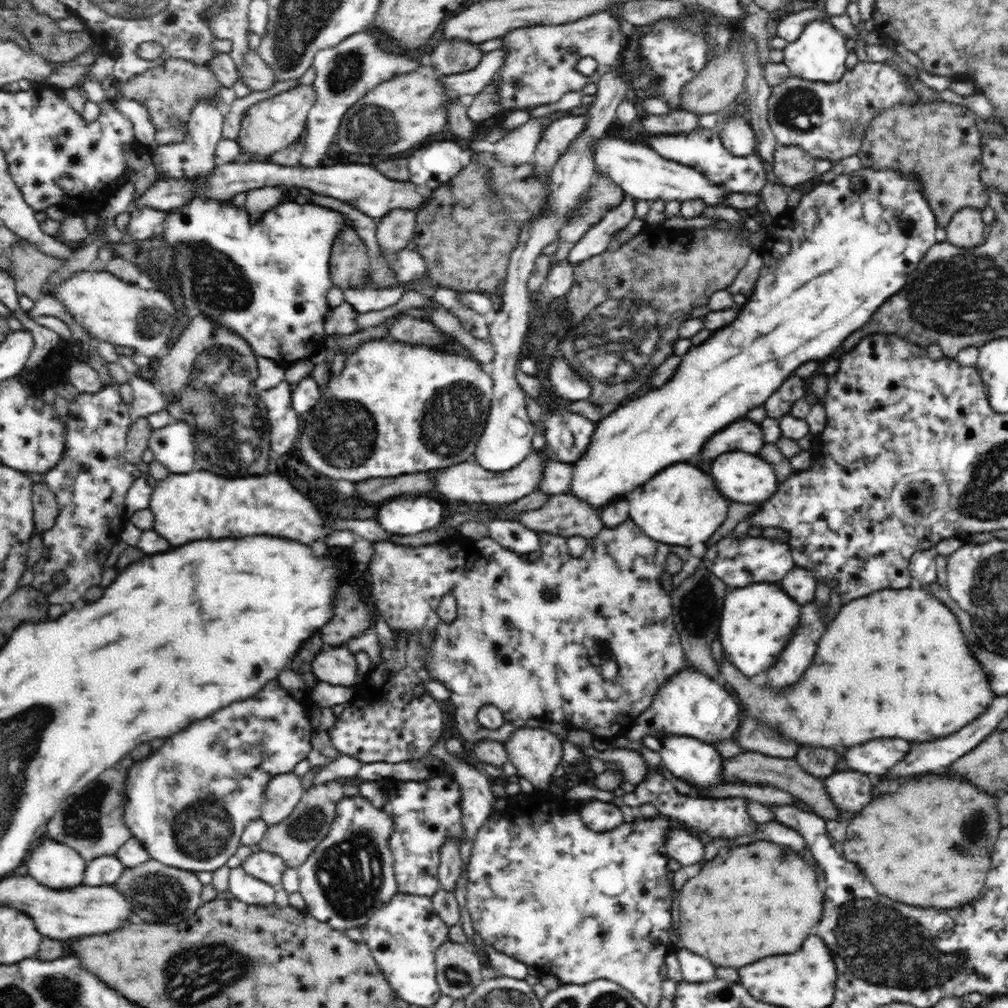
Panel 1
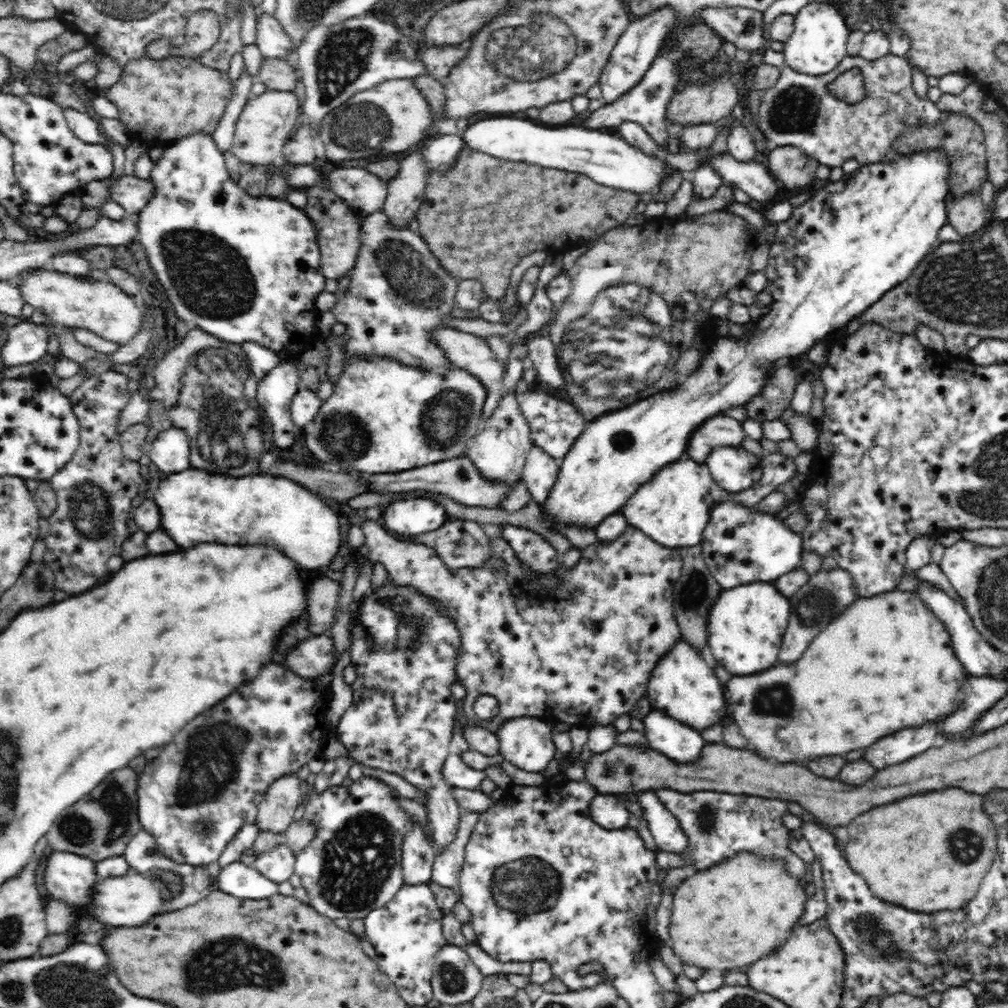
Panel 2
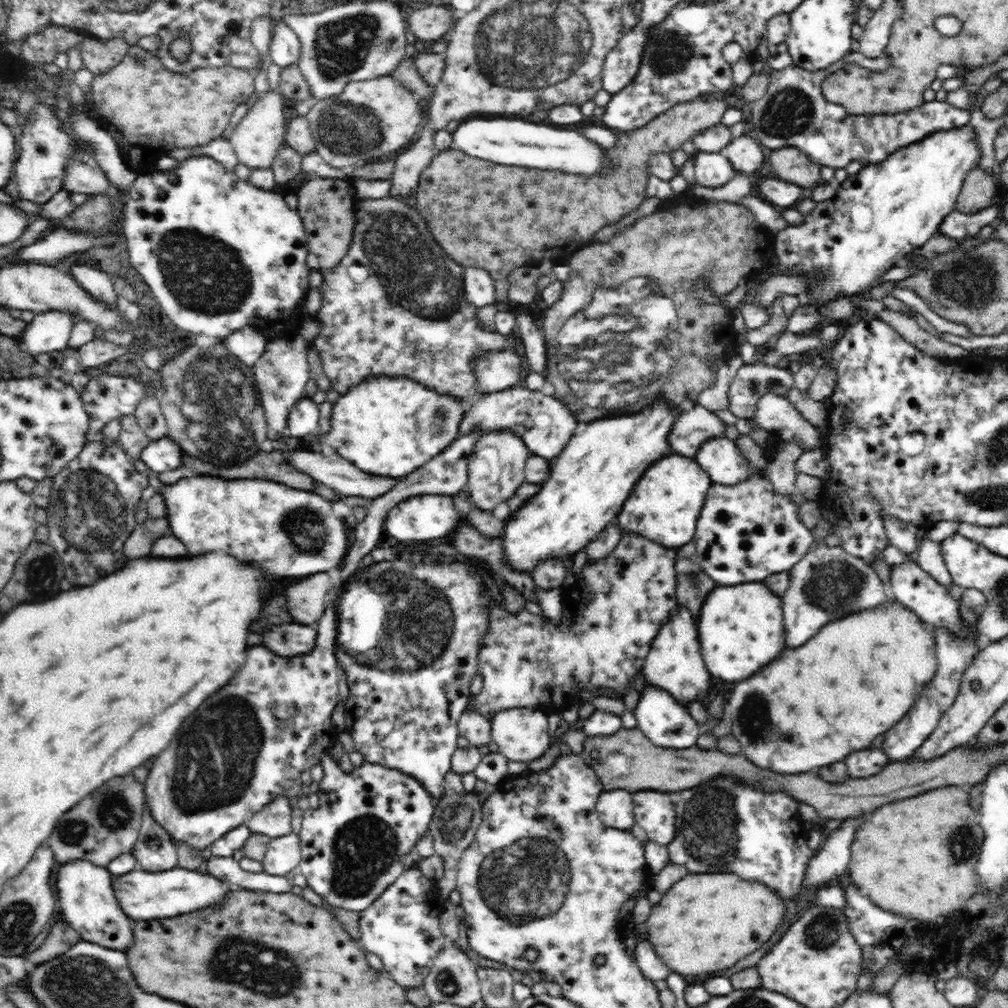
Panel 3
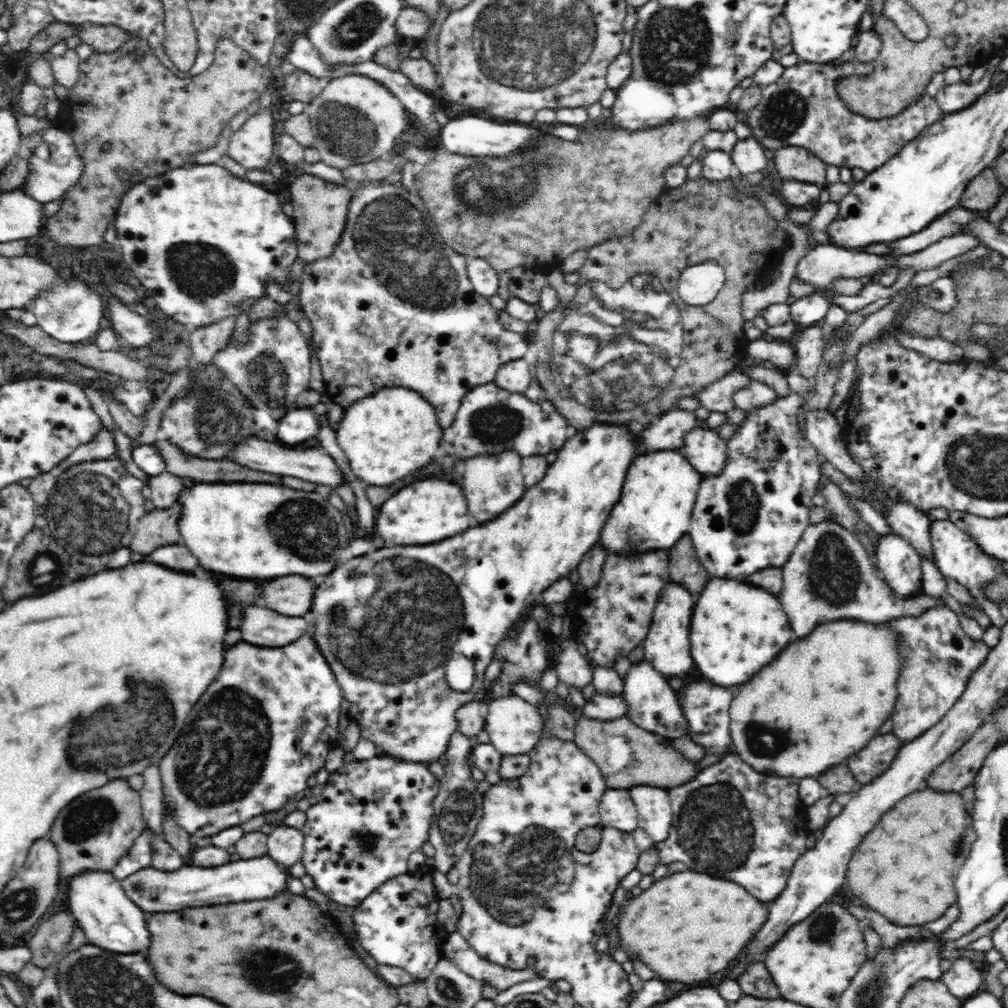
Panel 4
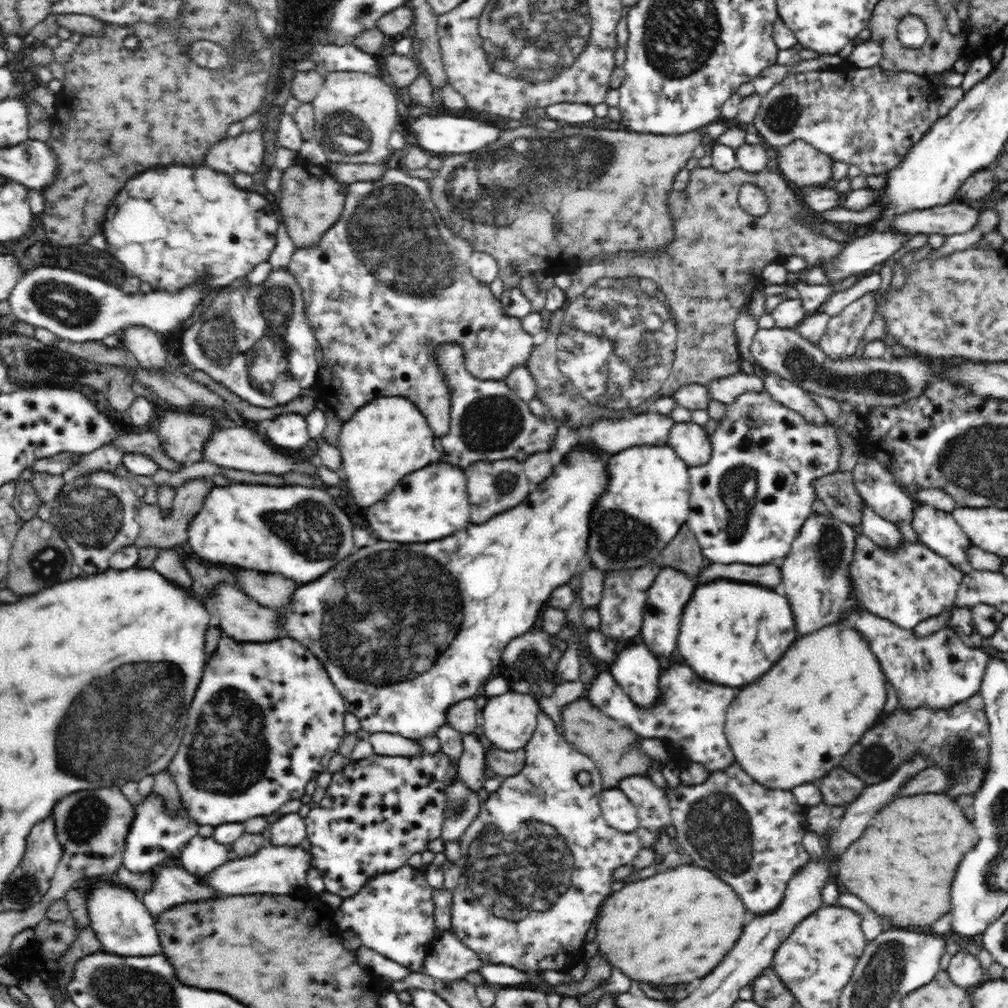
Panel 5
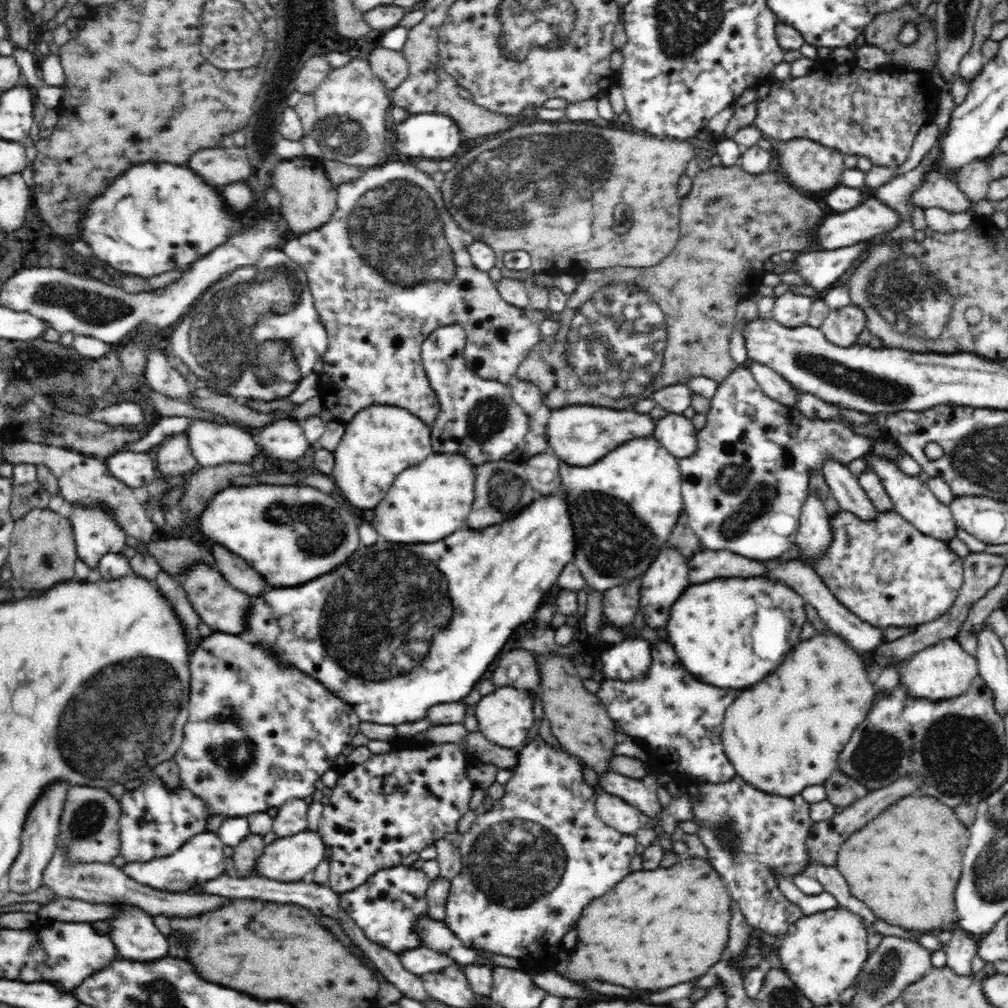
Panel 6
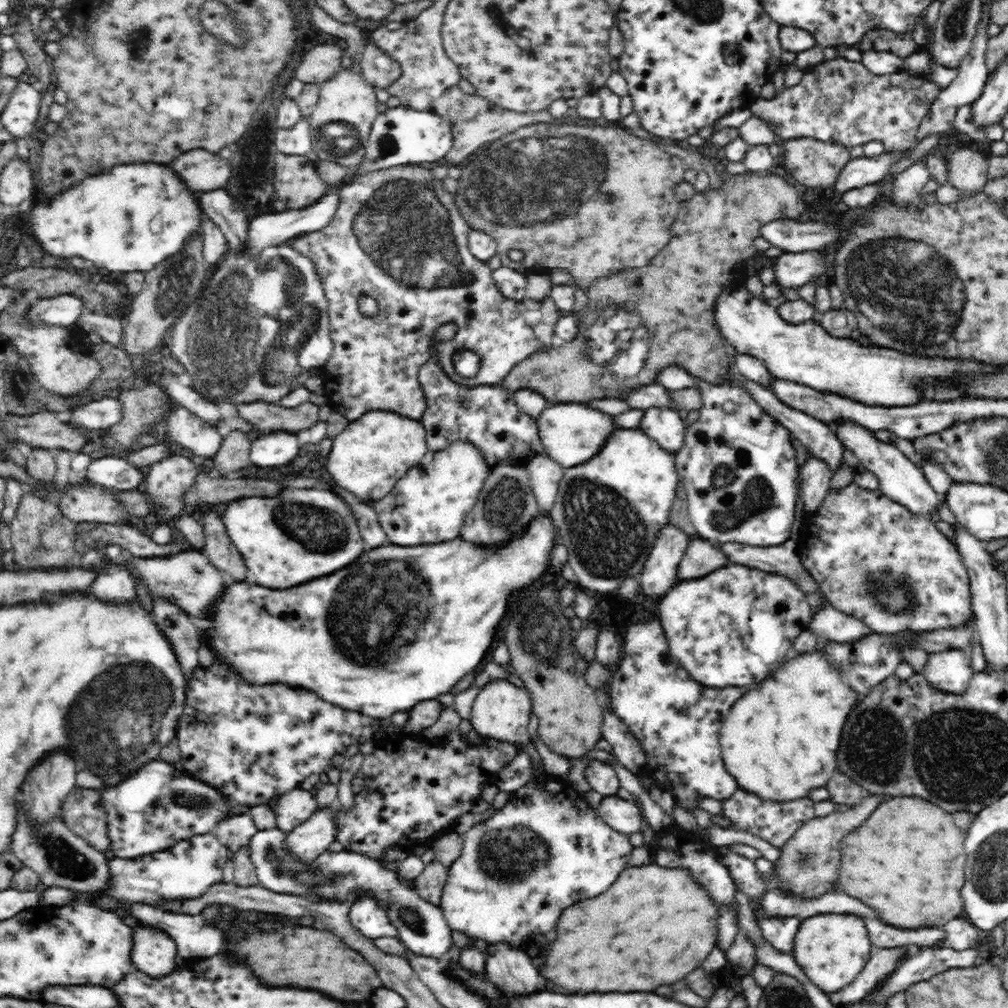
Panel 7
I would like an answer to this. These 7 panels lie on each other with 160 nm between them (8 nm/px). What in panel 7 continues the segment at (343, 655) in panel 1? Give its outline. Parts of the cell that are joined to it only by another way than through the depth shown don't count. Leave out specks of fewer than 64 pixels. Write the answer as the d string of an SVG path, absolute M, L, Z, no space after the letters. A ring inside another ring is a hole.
M196 550L179 551L173 556L138 558L138 560L130 559L130 561L134 562L132 574L146 582L154 600L173 602L199 620L207 617L211 603L219 597L218 594L222 594L222 586L226 586L228 582L228 576L214 567L206 555Z

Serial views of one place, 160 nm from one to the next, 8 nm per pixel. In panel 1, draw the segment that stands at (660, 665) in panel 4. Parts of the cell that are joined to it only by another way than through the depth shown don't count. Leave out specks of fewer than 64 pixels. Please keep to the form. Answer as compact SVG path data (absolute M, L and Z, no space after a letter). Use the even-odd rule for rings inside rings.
M686 666L677 675L671 676L660 688L658 694L655 695L651 702L650 708L645 710L628 728L625 736L628 741L643 742L645 736L654 736L654 738L662 739L666 735L682 735L701 739L702 742L714 745L720 741L730 741L733 739L734 733L741 725L741 706L738 704L737 698L732 698L716 679L710 678L694 667Z

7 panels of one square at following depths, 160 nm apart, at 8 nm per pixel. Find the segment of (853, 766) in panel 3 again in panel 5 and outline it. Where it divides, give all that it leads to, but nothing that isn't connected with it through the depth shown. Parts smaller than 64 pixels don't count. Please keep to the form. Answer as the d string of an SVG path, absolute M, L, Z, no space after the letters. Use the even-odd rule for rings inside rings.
M978 693L957 702L948 710L918 707L913 711L904 711L898 707L862 735L862 742L850 748L842 766L865 785L874 785L886 781L896 771L900 760L905 764L914 757L922 756L928 759L929 765L938 766L952 778L948 784L952 788L946 790L950 798L973 796L981 789L989 768L989 724L982 706L983 700Z

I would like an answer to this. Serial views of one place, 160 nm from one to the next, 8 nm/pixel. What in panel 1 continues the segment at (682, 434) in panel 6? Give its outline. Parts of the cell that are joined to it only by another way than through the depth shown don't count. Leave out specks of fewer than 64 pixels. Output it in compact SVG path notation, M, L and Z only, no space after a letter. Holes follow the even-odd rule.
M727 451L718 455L712 462L712 474L722 490L733 503L740 503L750 507L754 504L764 504L778 490L778 482L773 466L759 455L748 454L742 451Z

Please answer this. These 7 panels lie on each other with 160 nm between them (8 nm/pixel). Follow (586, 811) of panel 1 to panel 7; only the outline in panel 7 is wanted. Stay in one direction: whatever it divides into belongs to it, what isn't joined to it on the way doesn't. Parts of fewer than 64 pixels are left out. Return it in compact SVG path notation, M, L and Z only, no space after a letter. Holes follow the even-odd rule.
M607 796L596 809L599 818L621 834L629 836L642 830L641 808L628 800L618 796Z

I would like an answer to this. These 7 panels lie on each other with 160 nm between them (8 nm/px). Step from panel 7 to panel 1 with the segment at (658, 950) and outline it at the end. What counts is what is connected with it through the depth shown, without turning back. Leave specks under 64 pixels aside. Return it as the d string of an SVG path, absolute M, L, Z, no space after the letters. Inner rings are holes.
M756 841L718 853L679 891L681 947L708 958L714 966L730 968L740 968L774 954L794 954L810 934L810 928L822 918L822 890L816 869L807 853L804 855L772 841Z

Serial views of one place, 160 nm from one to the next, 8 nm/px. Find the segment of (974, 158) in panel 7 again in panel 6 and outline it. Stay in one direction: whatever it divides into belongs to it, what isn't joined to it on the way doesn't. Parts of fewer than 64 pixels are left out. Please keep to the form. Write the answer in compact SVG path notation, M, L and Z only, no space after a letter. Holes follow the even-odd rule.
M984 160L967 163L959 171L955 171L954 176L957 187L970 202L978 202L982 198L987 198L989 184L994 179Z

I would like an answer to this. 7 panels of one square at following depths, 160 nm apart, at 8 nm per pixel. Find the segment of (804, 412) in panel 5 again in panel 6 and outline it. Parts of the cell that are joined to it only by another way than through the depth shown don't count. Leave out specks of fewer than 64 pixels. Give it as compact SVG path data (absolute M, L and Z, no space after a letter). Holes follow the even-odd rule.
M753 361L749 369L762 392L780 404L795 407L800 391L795 389L781 374L769 366Z

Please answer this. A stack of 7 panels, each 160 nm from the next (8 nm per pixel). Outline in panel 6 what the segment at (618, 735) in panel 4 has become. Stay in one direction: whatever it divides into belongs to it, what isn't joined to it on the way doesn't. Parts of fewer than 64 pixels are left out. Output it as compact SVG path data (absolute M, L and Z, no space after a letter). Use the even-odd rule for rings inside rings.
M547 656L536 658L539 662L539 671L541 672L541 688L544 716L551 722L551 729L558 739L561 747L566 753L582 760L585 766L595 771L598 781L612 772L611 759L618 755L614 752L614 747L620 742L617 734L617 727L613 718L608 714L606 707L596 694L584 690L582 680L578 678L578 669L570 664L570 659L562 656Z

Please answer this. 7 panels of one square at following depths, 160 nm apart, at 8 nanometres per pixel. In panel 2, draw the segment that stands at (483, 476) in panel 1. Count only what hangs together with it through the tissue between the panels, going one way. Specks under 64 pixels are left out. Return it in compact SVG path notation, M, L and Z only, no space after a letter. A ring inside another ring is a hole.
M466 454L461 457L446 460L446 462L436 462L424 468L414 468L414 470L404 470L398 474L364 474L362 476L369 482L369 488L373 492L408 492L408 490L430 490L438 492L452 498L454 502L464 504L464 506L482 506L488 508L498 508L501 502L512 492L512 489L520 482L508 484L491 484L487 478L475 468Z

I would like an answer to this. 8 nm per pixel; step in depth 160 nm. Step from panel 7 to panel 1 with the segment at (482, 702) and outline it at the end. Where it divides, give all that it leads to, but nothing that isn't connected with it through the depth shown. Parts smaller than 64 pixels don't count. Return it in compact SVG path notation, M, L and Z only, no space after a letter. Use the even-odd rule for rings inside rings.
M524 726L515 730L504 745L510 763L518 769L517 775L526 778L538 792L547 791L553 773L563 760L562 742L558 736L544 728Z

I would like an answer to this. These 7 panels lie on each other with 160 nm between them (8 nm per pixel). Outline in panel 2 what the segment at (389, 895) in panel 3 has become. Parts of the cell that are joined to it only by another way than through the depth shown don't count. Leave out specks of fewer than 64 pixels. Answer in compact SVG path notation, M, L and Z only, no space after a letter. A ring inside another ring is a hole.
M428 883L404 885L402 889L384 904L366 915L365 937L375 948L375 960L397 986L397 993L407 1004L431 1006L434 1004L433 966L437 952L447 944L442 930L443 914L434 899Z

